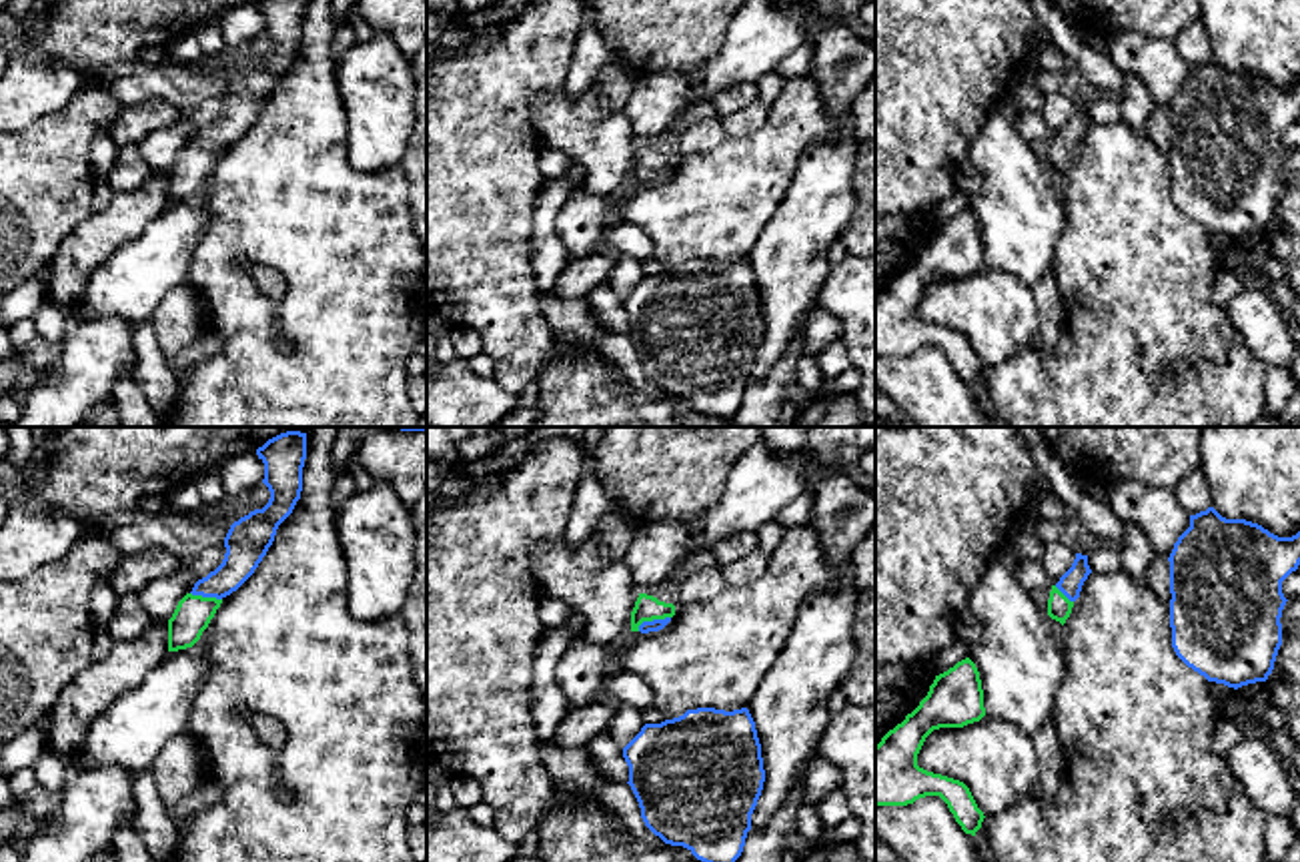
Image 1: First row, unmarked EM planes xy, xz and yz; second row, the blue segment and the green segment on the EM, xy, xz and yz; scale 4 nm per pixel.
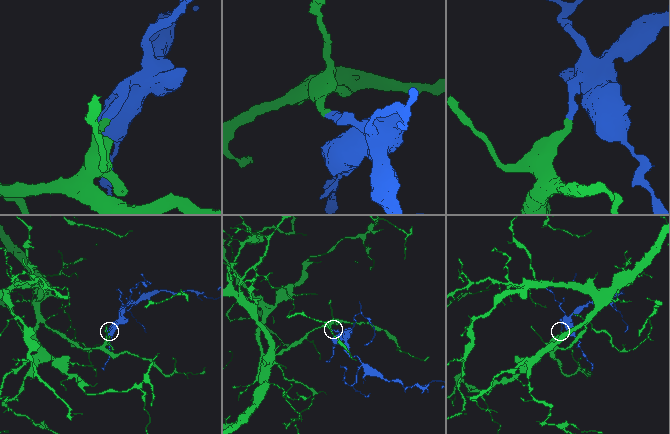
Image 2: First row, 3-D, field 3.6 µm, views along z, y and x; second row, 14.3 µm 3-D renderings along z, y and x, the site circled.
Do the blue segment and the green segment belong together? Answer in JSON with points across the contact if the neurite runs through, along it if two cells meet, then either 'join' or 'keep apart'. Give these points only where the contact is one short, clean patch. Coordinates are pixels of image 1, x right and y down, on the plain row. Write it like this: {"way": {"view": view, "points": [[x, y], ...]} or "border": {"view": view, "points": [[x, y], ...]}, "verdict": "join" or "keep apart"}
{"way": {"view": "xz", "points": [[658, 175], [654, 171], [647, 159]]}, "verdict": "join"}

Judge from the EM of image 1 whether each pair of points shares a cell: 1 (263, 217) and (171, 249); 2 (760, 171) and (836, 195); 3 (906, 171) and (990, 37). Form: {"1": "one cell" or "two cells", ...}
{"1": "two cells", "2": "two cells", "3": "one cell"}

